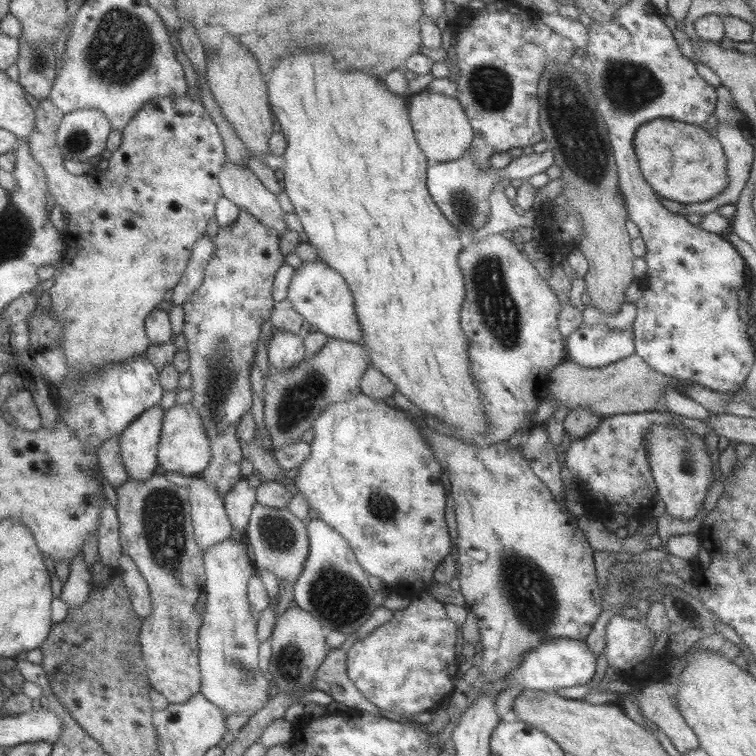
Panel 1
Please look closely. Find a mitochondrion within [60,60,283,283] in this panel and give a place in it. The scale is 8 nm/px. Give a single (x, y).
(76, 144)

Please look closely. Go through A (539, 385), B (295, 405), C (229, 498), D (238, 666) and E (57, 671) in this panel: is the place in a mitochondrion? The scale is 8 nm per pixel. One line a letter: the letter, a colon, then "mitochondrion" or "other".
A: other
B: mitochondrion
C: other
D: mitochondrion
E: other

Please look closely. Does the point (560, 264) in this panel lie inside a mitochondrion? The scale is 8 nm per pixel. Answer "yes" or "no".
no

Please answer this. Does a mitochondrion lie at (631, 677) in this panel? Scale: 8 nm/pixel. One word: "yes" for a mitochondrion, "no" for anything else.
no

